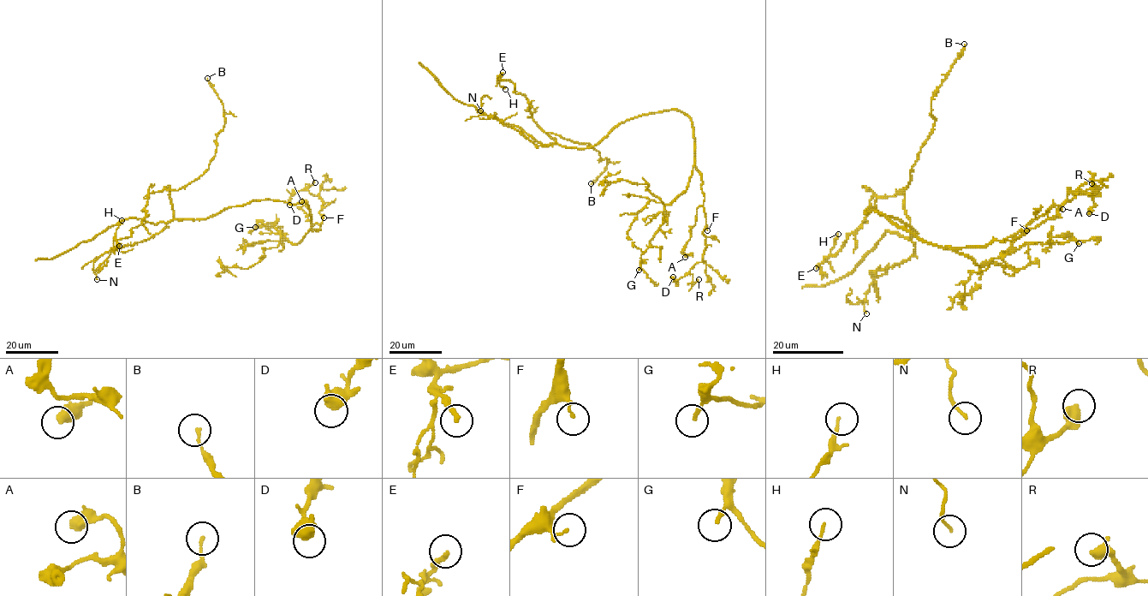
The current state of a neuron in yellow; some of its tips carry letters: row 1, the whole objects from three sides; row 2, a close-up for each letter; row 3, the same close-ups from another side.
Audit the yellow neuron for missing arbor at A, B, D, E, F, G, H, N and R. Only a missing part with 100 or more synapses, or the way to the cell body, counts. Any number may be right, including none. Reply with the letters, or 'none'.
none

